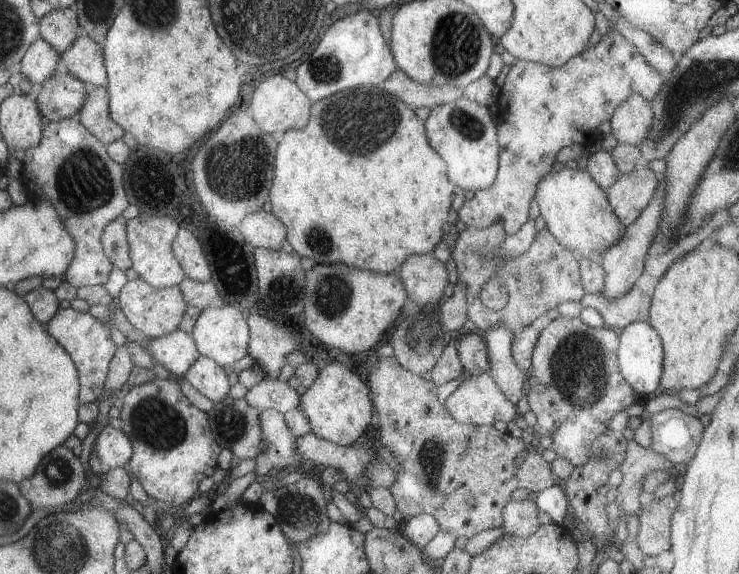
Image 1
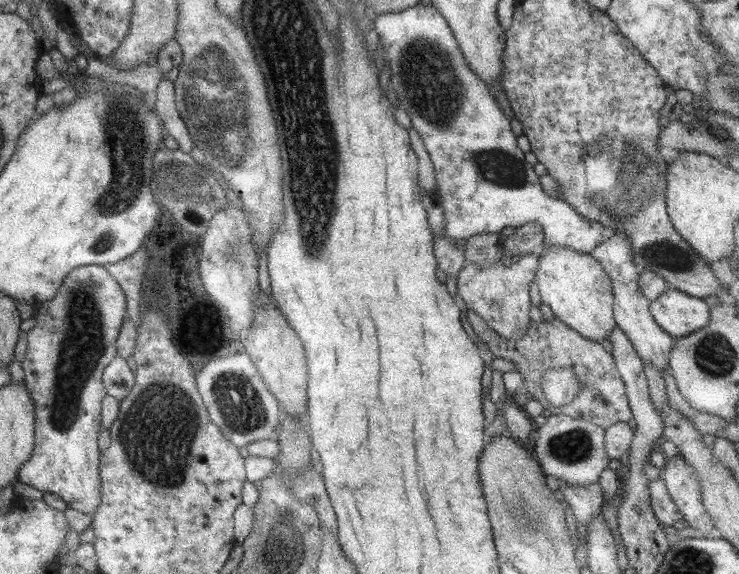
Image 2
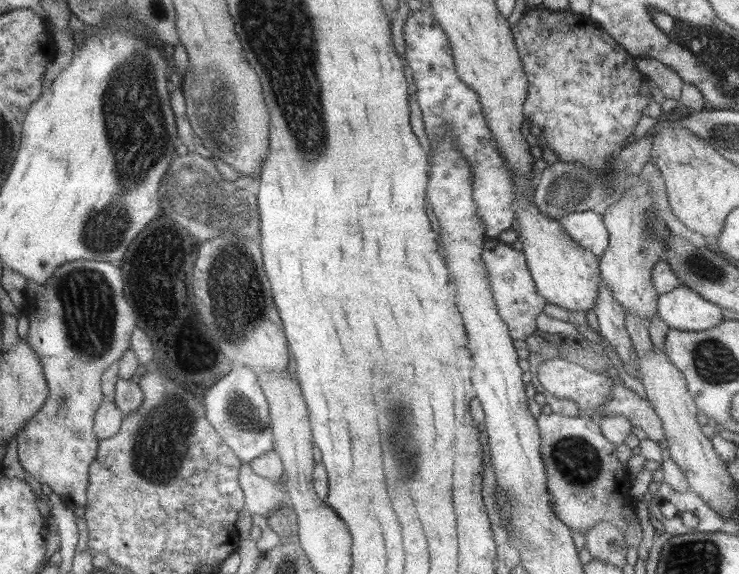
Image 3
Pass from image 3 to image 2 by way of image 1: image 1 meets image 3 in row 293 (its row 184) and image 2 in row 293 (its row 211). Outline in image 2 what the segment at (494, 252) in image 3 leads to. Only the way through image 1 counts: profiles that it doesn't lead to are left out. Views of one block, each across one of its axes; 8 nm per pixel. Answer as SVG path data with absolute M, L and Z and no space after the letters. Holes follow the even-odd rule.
M537 251L521 256L520 260L512 261L508 266L505 266L500 259L498 261L499 264L490 265L489 268L483 268L482 265L478 264L466 263L459 273L457 293L464 299L468 311L478 313L499 336L520 341L528 333L528 328L532 322L531 315L534 306L530 301L529 286L530 282L535 280L539 258L540 253Z

